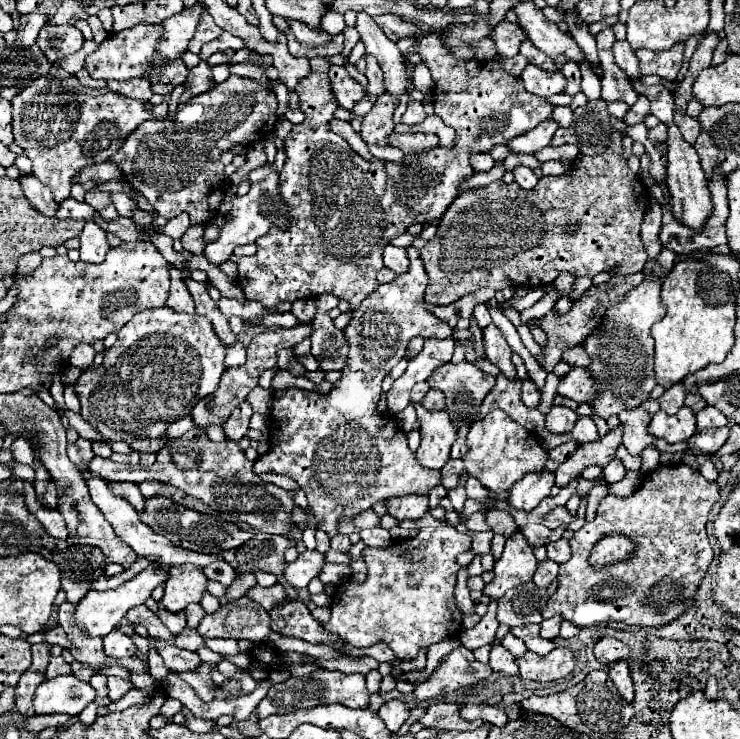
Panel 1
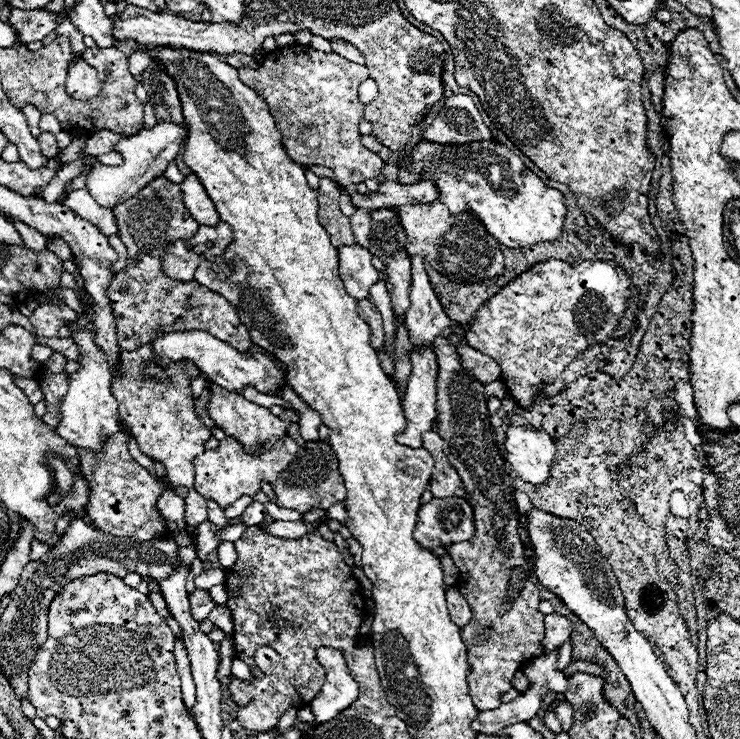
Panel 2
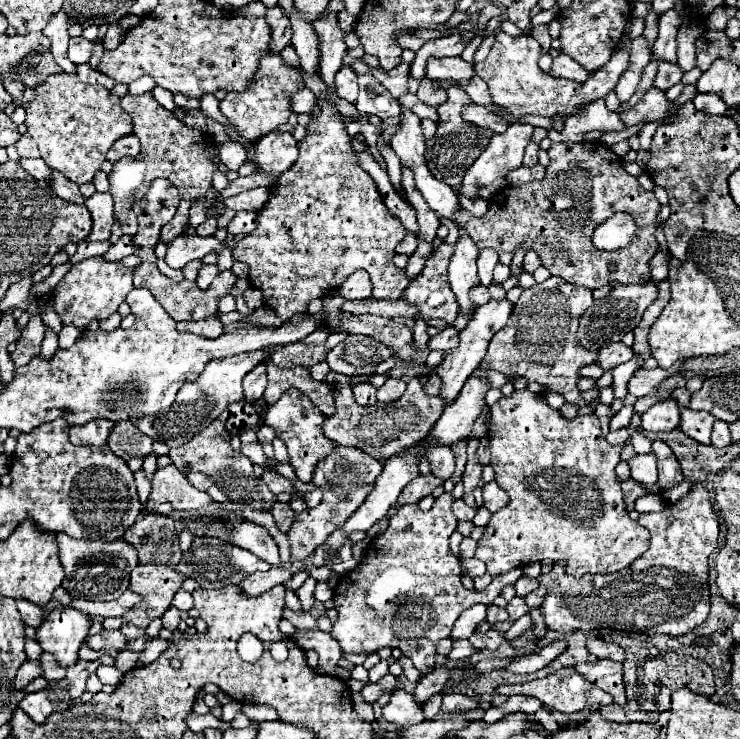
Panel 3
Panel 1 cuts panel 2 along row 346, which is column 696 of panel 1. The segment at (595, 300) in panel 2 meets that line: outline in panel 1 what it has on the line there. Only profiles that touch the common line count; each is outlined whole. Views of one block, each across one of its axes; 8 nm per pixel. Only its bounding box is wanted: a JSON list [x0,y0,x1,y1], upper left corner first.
[542,464,718,628]

